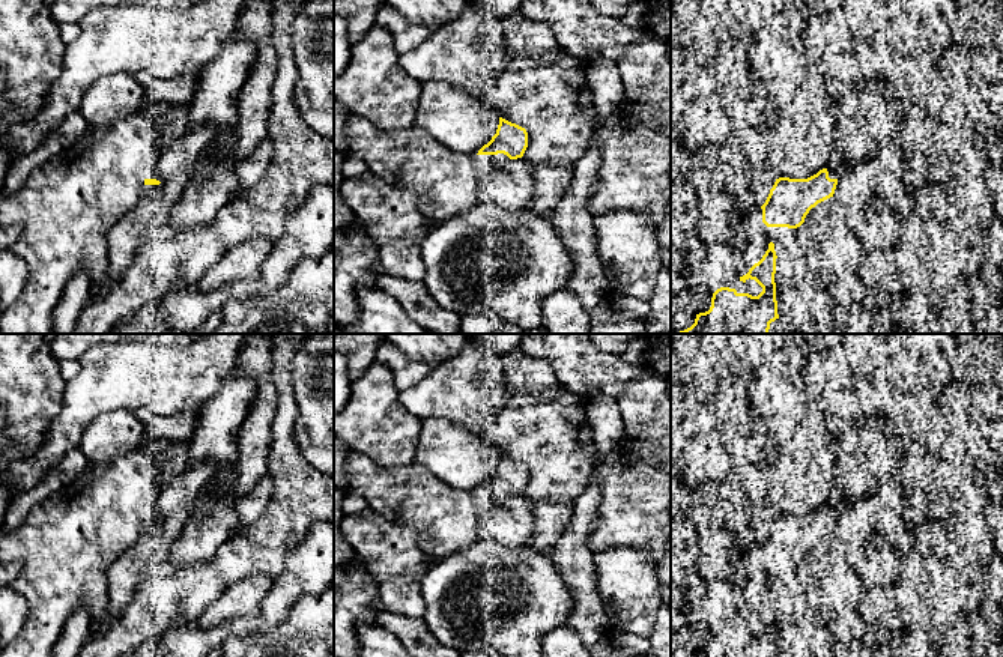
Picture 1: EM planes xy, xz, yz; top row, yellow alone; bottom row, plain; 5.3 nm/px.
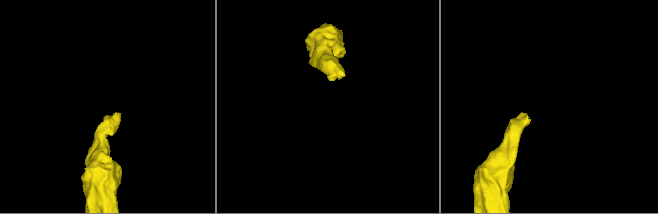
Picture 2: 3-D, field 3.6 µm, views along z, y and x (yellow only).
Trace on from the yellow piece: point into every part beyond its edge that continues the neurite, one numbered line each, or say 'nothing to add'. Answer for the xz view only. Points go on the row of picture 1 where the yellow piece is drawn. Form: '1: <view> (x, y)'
1: xz (492, 161)

